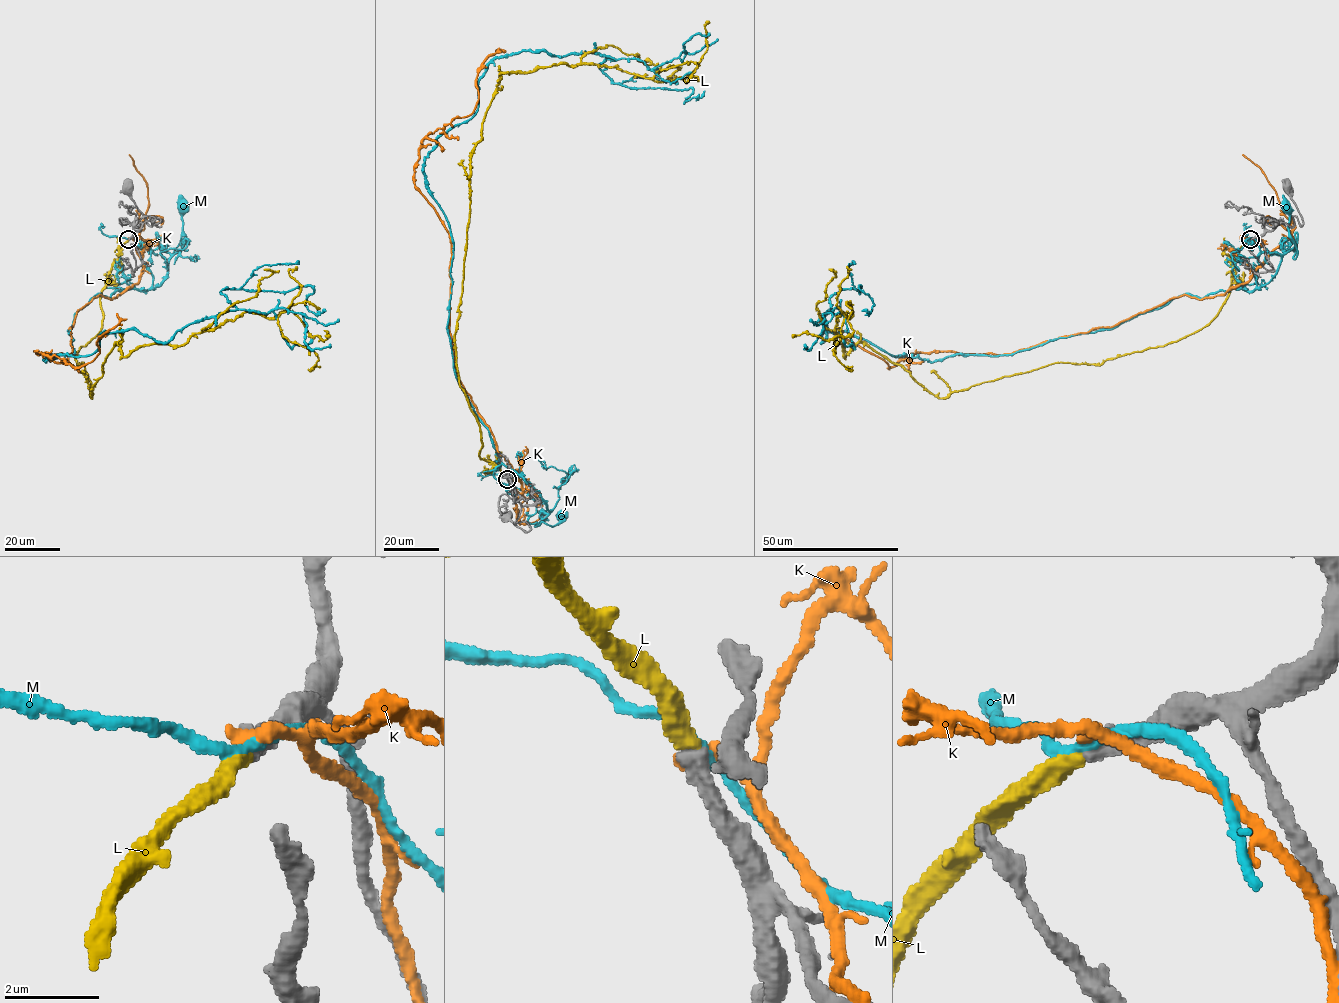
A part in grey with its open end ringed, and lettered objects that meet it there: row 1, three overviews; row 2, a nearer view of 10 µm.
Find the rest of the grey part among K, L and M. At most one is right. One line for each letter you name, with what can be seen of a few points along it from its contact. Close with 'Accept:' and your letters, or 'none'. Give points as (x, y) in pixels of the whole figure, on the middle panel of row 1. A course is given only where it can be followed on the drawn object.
L: it runs (508, 479), (479, 455), (455, 345), (470, 154), (499, 77), (592, 64), (686, 82), (707, 49), (709, 21)
Accept: L

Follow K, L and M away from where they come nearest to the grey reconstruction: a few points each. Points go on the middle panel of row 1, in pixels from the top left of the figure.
K: (508, 480), (522, 491), (456, 373), (449, 232), (414, 183), (420, 142), (469, 115), (481, 64), (495, 51)
L: (508, 479), (479, 455), (455, 345), (470, 154), (499, 77), (592, 64), (686, 82), (707, 49), (709, 21)
M: (508, 480), (534, 500), (536, 512), (529, 517), (529, 523), (555, 525), (564, 518), (562, 515)

